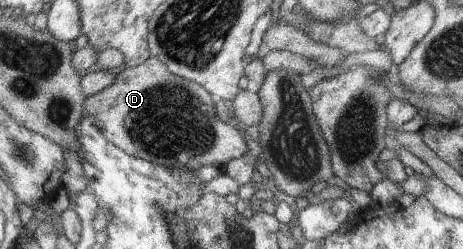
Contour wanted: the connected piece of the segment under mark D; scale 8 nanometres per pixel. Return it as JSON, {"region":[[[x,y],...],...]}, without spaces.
{"region":[[[150,55],[140,65],[120,71],[108,87],[85,98],[80,115],[90,115],[96,121],[96,129],[100,131],[100,135],[116,149],[146,163],[162,165],[176,171],[192,171],[204,165],[223,169],[230,160],[244,155],[248,148],[241,130],[235,124],[218,119],[214,97],[200,85],[172,75],[154,55]]]}

